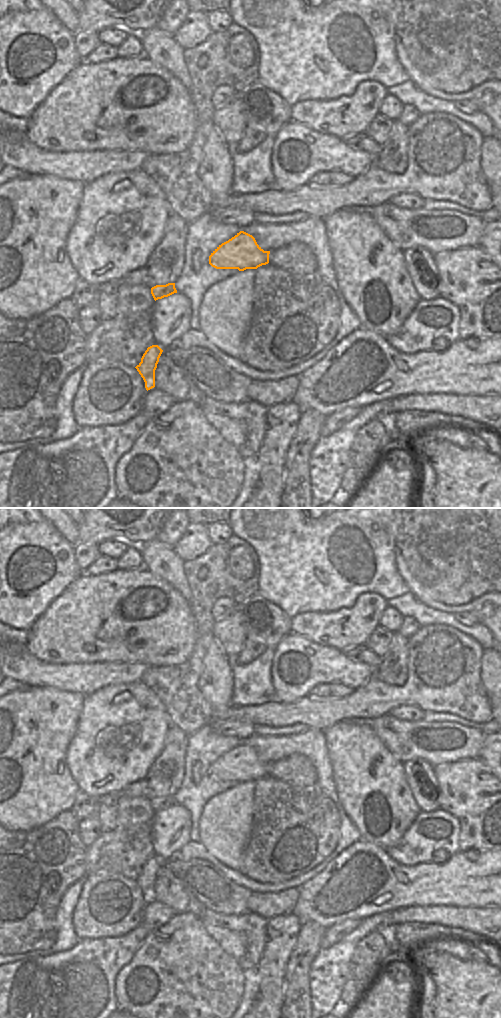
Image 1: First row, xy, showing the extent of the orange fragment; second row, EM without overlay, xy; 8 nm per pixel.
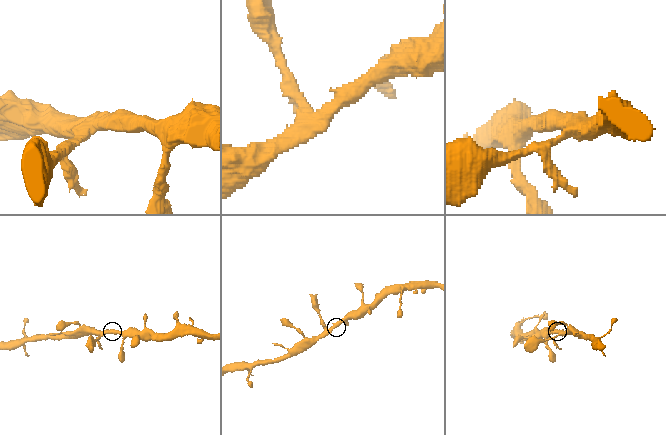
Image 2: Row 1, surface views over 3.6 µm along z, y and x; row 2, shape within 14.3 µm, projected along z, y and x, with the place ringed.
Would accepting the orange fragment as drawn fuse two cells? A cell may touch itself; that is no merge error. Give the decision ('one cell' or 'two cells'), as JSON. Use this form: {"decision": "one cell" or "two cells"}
{"decision": "one cell"}

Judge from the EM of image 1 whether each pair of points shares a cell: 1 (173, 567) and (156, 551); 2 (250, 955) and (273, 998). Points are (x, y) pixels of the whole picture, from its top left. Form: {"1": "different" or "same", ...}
{"1": "same", "2": "different"}

